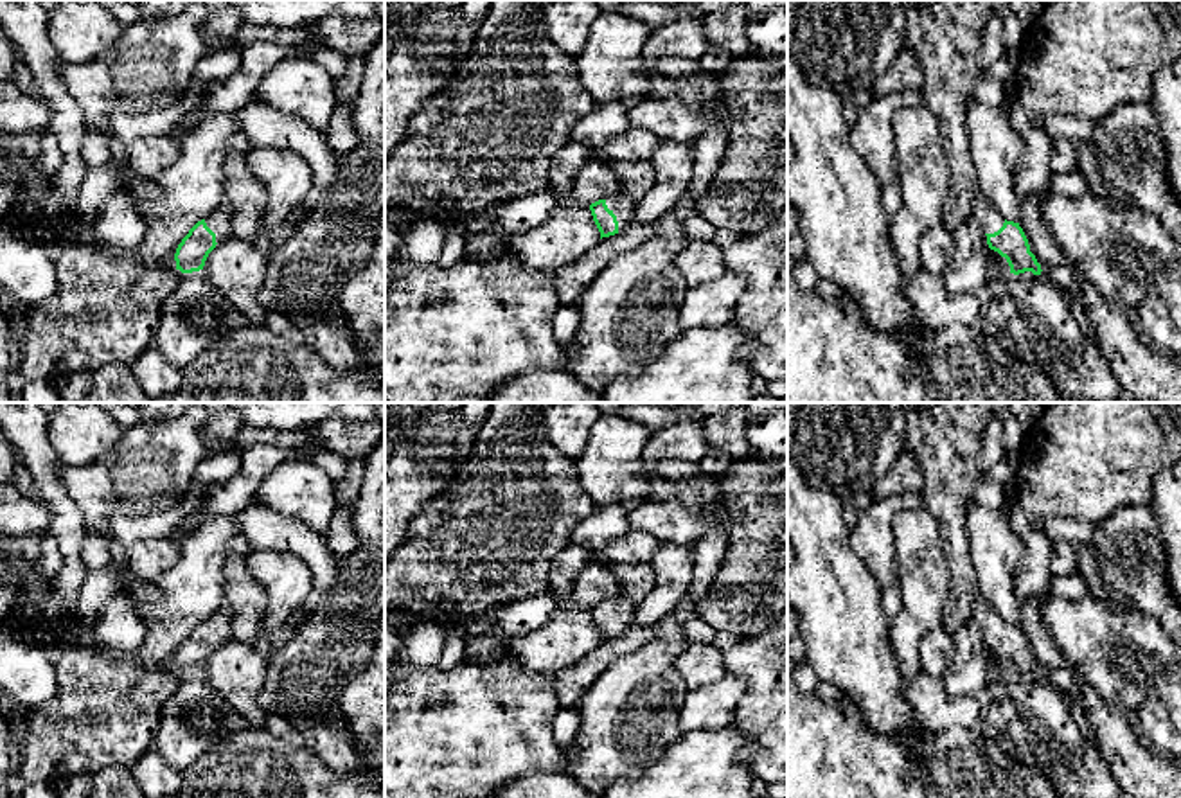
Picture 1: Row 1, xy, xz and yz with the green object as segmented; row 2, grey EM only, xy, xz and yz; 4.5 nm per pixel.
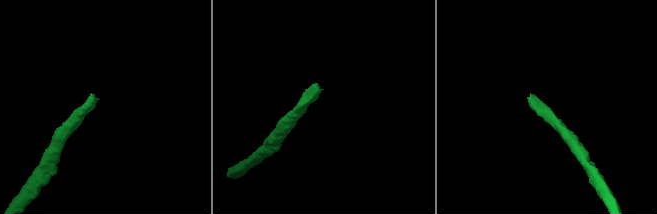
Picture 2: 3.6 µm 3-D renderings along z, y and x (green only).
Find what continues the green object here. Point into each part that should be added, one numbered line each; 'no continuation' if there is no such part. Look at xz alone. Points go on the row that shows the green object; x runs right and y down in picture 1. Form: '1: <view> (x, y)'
1: xz (621, 203)

